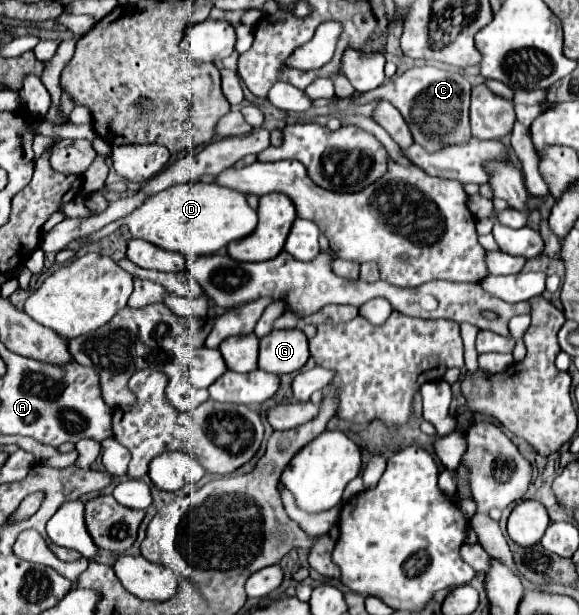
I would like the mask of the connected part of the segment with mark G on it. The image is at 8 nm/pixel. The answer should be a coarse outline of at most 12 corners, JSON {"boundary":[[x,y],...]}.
{"boundary":[[272,330],[260,340],[258,368],[280,376],[308,356],[302,330]]}

